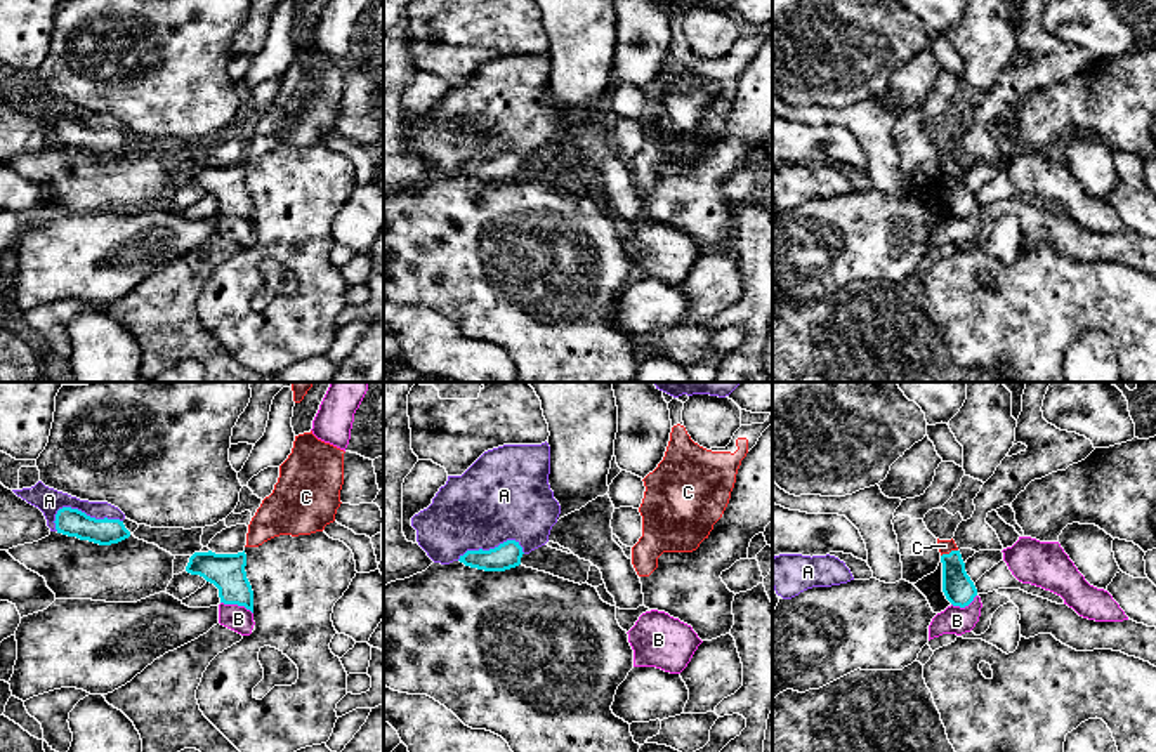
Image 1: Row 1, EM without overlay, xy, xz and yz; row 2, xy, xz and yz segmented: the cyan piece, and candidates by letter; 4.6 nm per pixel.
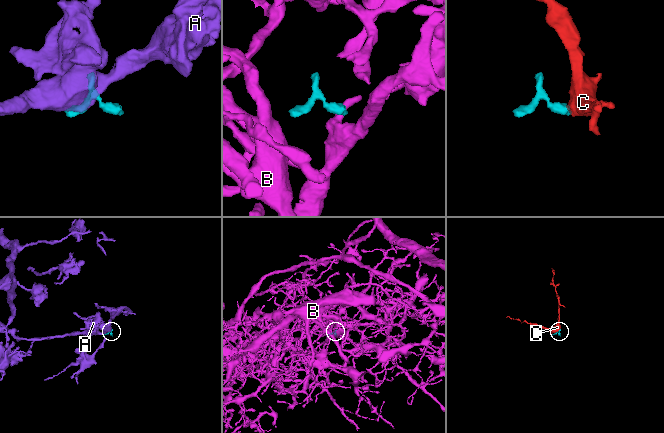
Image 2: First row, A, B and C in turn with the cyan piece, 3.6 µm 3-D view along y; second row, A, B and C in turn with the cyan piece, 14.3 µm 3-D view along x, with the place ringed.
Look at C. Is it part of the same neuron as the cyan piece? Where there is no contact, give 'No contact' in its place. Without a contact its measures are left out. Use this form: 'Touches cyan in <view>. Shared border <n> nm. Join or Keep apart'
Touches cyan in yz. Shared border 90 nm. Join

